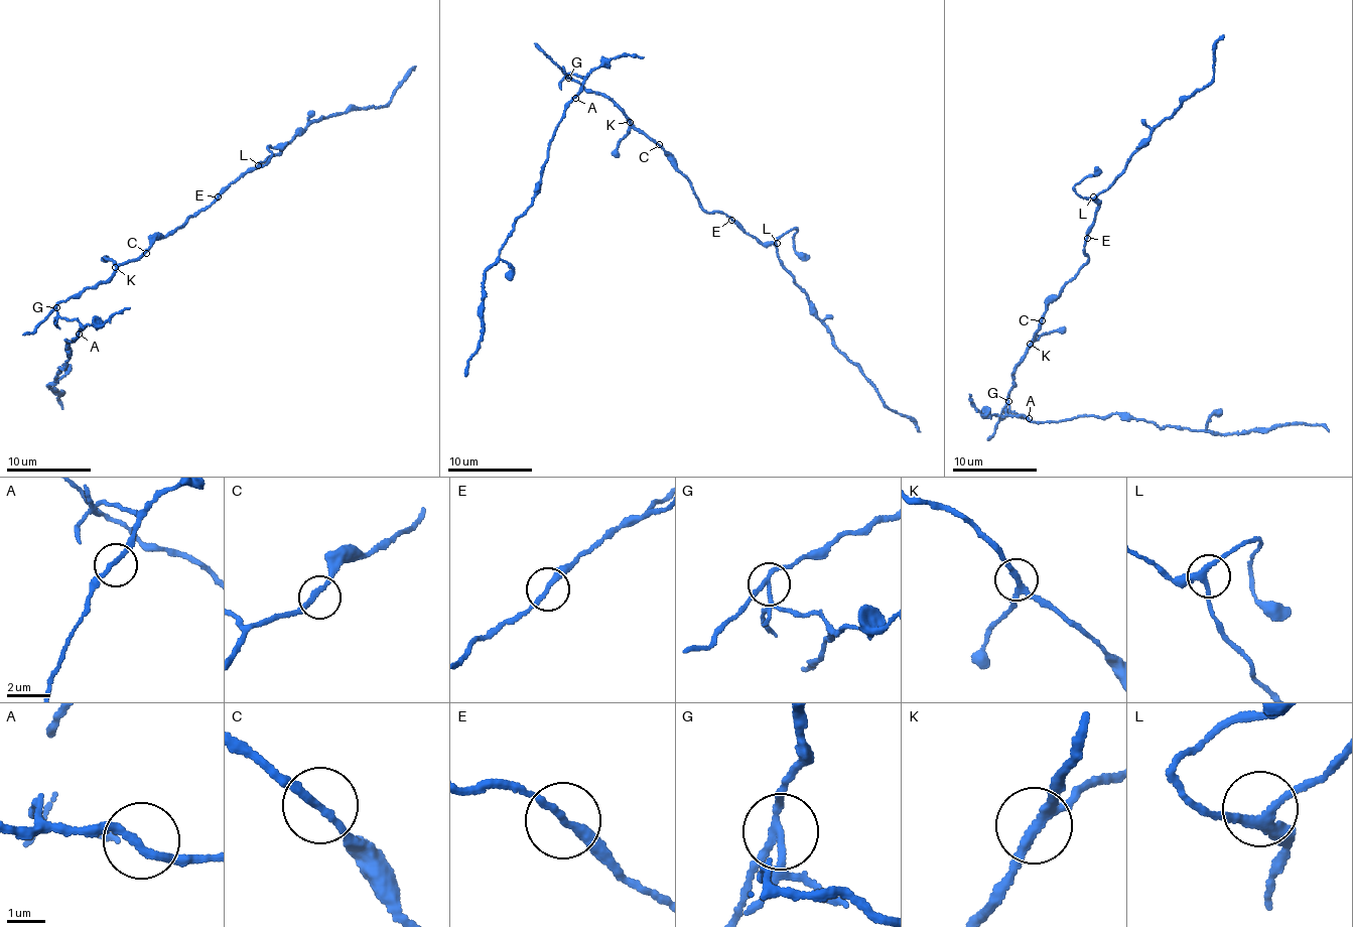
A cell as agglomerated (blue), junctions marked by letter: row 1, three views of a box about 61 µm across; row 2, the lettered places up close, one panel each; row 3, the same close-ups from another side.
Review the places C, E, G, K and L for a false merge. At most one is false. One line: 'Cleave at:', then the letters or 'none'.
Cleave at: G

